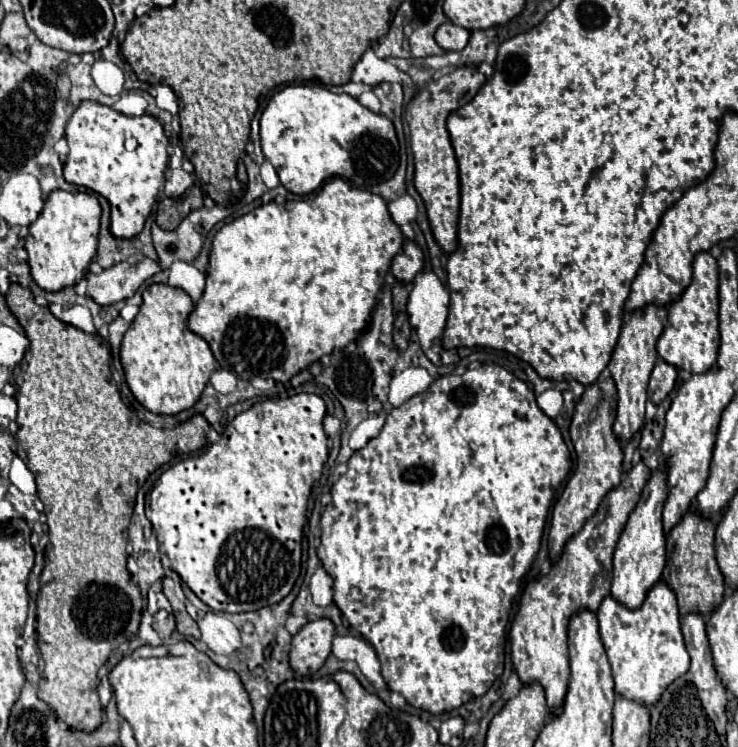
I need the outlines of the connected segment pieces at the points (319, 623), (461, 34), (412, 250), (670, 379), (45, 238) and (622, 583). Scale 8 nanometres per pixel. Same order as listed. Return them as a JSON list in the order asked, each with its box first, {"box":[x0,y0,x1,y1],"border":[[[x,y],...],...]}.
[{"box":[289,619,335,675],"border":[[[331,619],[309,621],[291,643],[289,661],[297,675],[313,675],[321,669],[331,653],[331,641],[335,635],[335,625]]]},{"box":[435,21,471,51],"border":[[[451,21],[443,23],[437,33],[435,33],[435,39],[437,43],[445,49],[445,51],[461,51],[467,41],[471,37],[471,31],[465,29],[465,27],[459,27],[459,25],[453,25]]]},{"box":[391,241,423,283],"border":[[[407,241],[403,245],[403,253],[399,253],[391,263],[391,273],[399,283],[411,283],[415,275],[423,269],[423,253],[415,241]]]},{"box":[649,359,677,405],"border":[[[663,359],[657,361],[653,373],[651,373],[651,381],[649,381],[649,399],[659,405],[675,387],[677,381],[677,369],[669,363],[665,363]]]},{"box":[25,191,101,291],"border":[[[53,191],[35,223],[29,225],[25,249],[29,251],[29,267],[33,281],[45,291],[61,291],[77,285],[97,253],[101,205],[93,193]]]},{"box":[611,469,667,609],"border":[[[665,469],[653,471],[615,547],[611,597],[623,603],[627,609],[639,609],[643,605],[649,589],[661,579],[661,571],[665,567],[665,533],[663,533],[663,523],[661,523],[661,509],[663,509],[663,501],[667,495],[665,479],[667,479]]]}]

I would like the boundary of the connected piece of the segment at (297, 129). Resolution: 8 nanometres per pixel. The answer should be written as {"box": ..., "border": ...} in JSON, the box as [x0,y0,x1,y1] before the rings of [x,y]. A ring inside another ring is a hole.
{"box":[261,85,399,195],"border":[[[287,85],[275,93],[261,115],[261,149],[275,167],[283,187],[295,195],[309,195],[329,177],[345,177],[369,189],[393,177],[399,165],[399,143],[393,123],[369,111],[345,93],[331,93],[323,85]]]}

